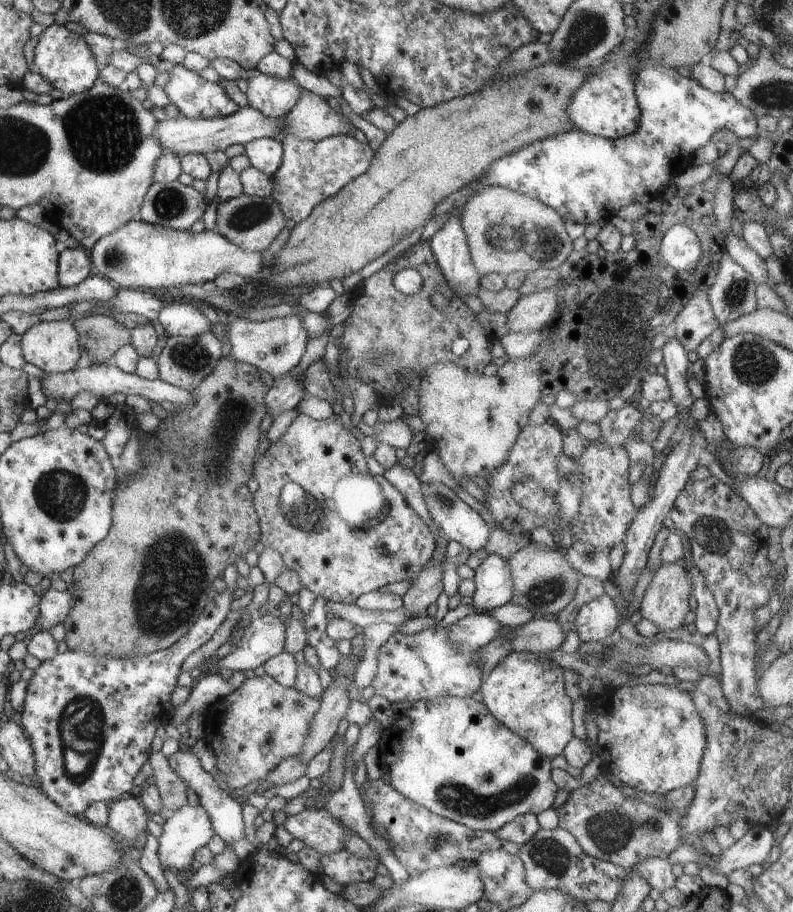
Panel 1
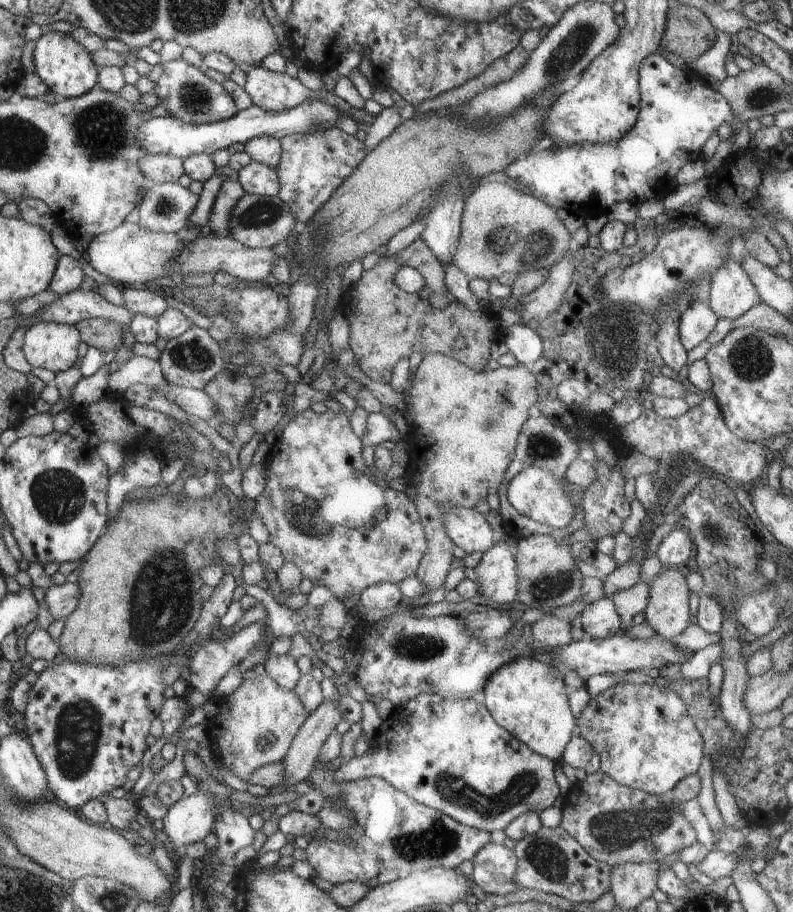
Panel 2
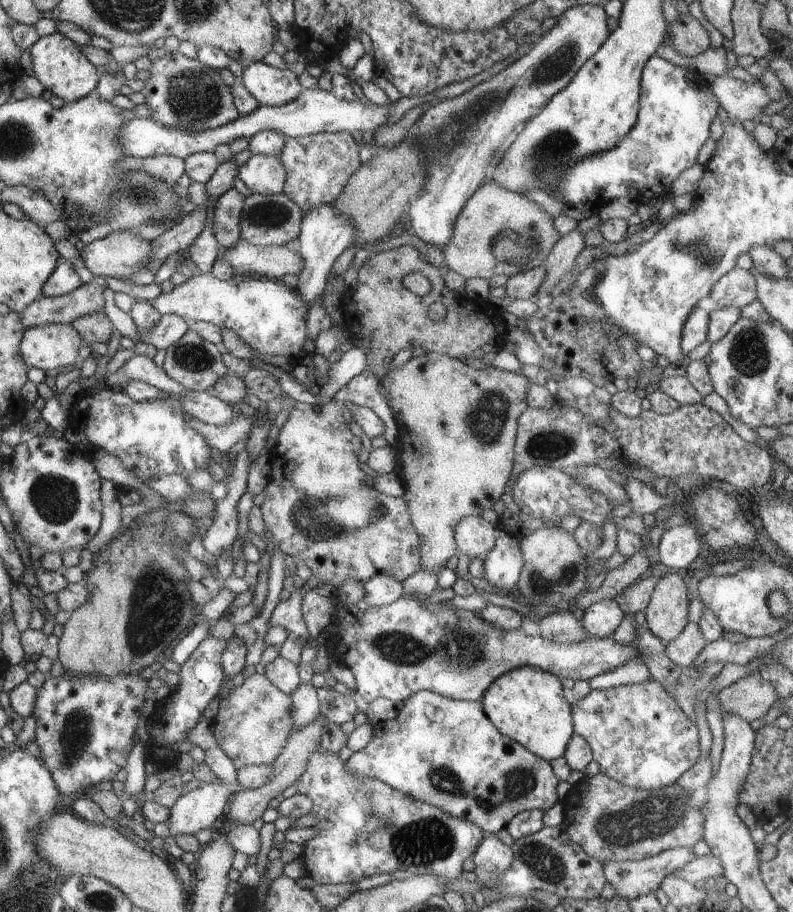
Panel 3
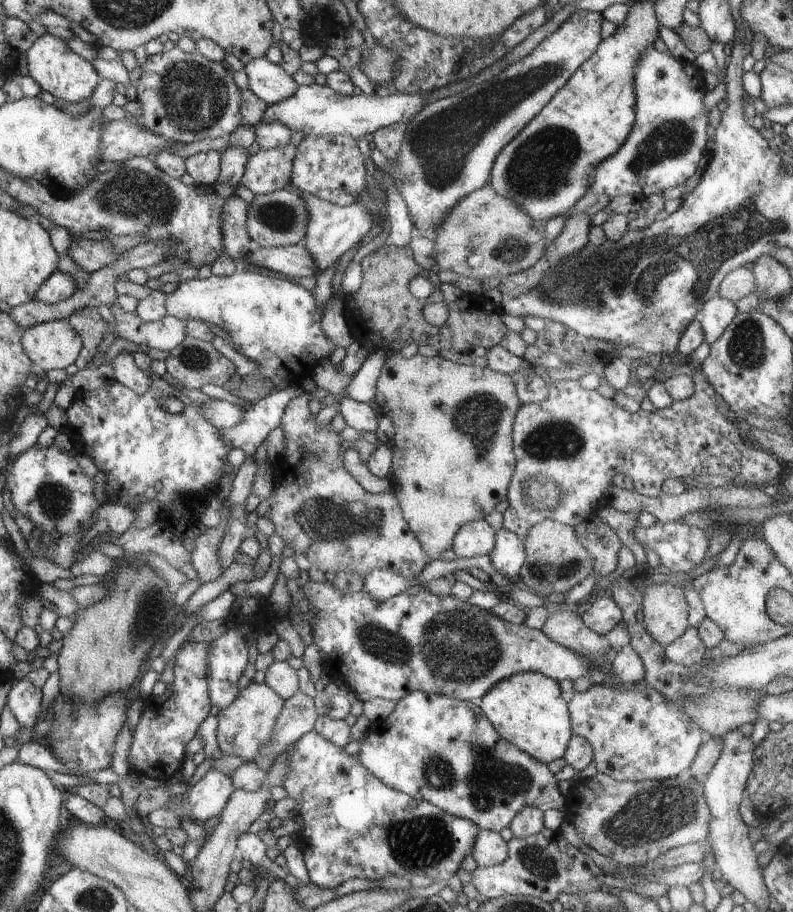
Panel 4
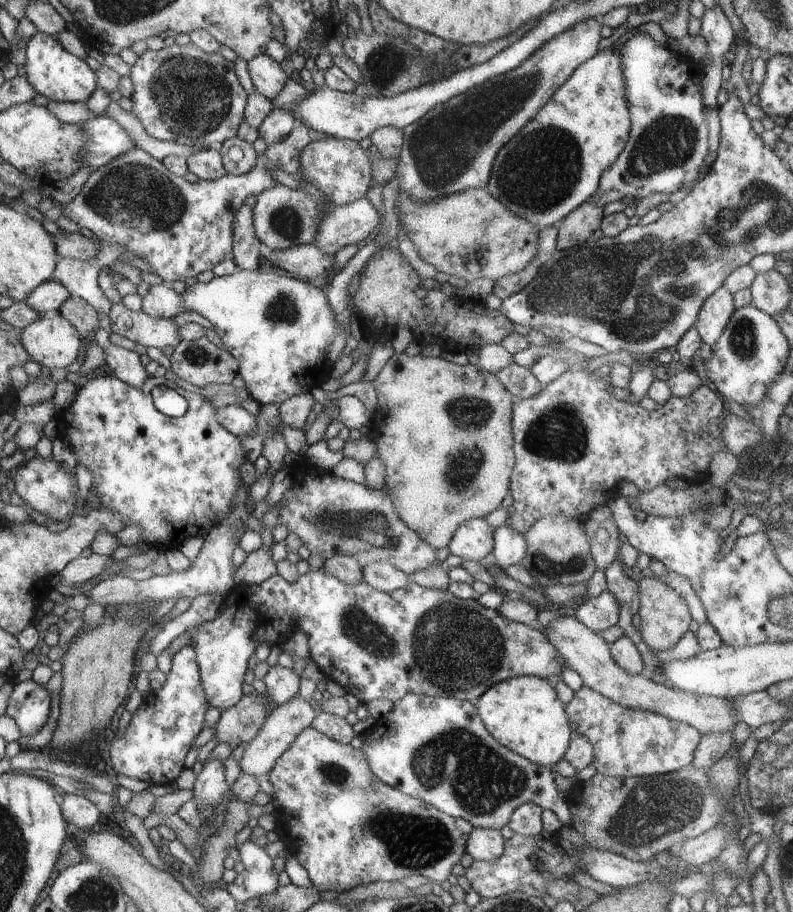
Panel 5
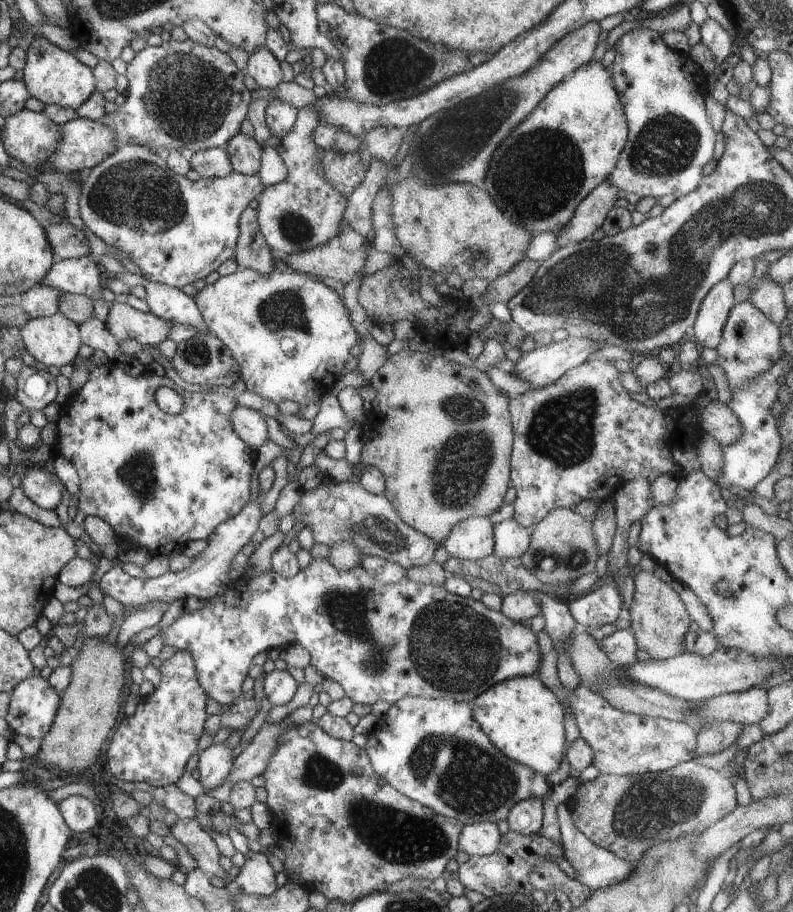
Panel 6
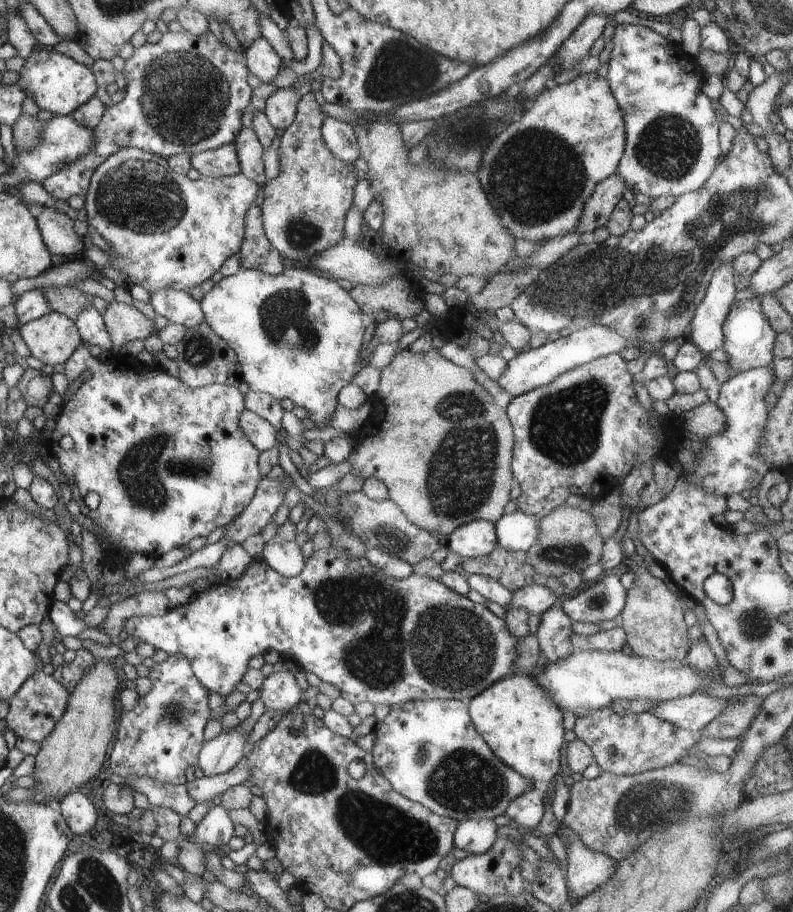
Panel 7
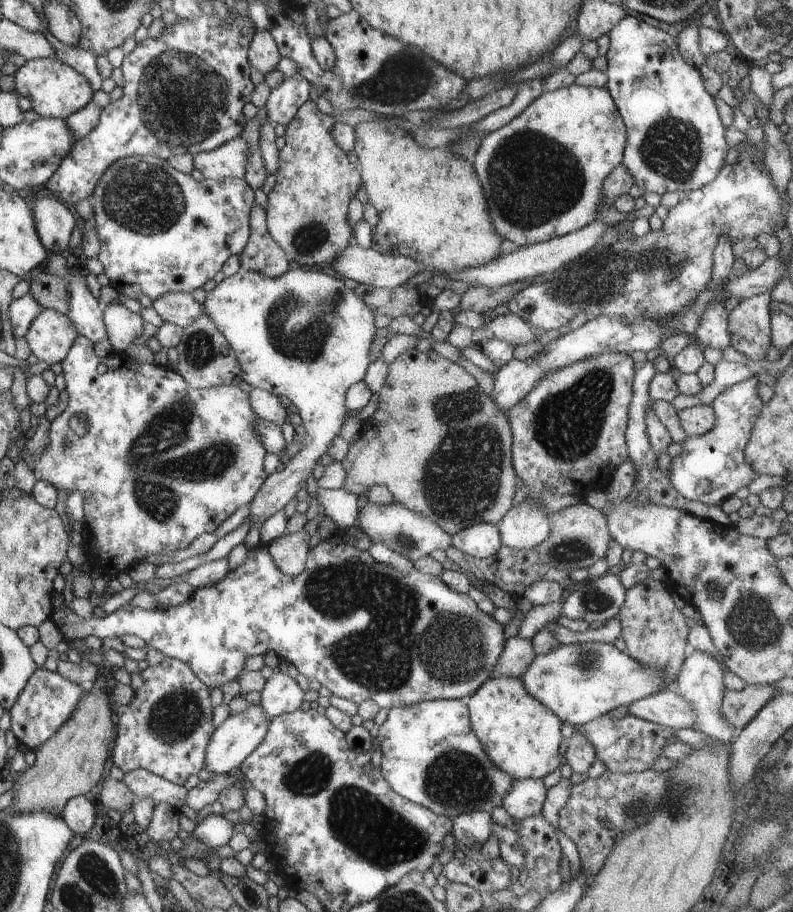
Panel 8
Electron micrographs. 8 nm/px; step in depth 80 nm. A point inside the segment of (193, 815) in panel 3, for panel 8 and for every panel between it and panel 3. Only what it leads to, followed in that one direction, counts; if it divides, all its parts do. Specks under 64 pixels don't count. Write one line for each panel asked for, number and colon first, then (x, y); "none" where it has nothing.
4: (207, 798)
5: (211, 786)
6: (215, 763)
7: (218, 756)
8: (239, 734)

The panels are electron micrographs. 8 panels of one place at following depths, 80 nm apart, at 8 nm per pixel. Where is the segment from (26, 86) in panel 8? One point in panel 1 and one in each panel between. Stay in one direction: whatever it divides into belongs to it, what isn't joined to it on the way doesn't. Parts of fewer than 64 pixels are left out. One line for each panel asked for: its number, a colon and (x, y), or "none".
1: (64, 57)
2: (62, 62)
3: (59, 64)
4: (59, 70)
5: (51, 69)
6: (52, 74)
7: (58, 83)

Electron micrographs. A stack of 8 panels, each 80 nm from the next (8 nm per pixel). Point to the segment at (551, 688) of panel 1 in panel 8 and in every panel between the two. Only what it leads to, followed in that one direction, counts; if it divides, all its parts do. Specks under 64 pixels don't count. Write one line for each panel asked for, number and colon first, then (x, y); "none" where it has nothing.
2: (528, 697)
3: (527, 704)
4: (527, 709)
5: (524, 713)
6: (524, 719)
7: (518, 720)
8: (523, 737)

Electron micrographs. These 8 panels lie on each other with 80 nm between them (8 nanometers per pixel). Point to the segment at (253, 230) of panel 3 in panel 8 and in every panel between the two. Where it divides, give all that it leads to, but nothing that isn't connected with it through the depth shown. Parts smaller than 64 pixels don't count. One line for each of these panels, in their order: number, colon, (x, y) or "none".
4: (276, 219)
5: (283, 217)
6: (304, 211)
7: (303, 212)
8: (307, 209)

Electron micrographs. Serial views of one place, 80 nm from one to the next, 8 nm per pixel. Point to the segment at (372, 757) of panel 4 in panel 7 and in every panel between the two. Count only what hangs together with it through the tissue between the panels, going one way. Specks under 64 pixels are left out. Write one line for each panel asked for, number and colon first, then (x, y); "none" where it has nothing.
5: (437, 749)
6: (432, 750)
7: (429, 751)

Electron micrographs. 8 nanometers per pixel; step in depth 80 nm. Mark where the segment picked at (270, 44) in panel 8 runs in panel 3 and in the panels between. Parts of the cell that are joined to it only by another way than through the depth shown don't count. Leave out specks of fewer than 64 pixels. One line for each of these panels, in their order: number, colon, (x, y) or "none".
3: (270, 86)
4: (270, 82)
5: (269, 78)
6: (262, 65)
7: (261, 59)

